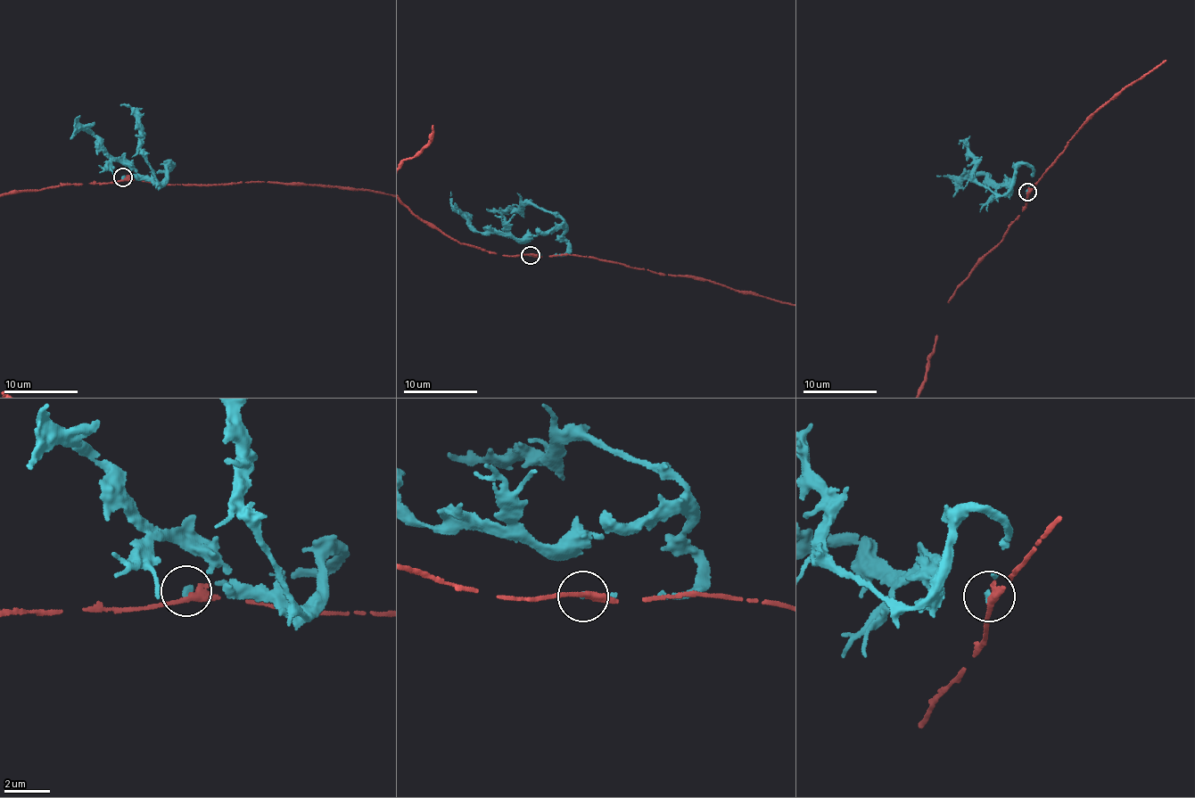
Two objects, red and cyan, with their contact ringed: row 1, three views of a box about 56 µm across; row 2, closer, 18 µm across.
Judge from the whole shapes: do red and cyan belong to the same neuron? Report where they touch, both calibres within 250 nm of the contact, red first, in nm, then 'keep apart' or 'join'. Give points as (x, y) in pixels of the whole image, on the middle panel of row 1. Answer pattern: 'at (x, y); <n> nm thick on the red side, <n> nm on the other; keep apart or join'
at (530, 255); 280 nm thick on the red side, 170 nm on the other; keep apart

